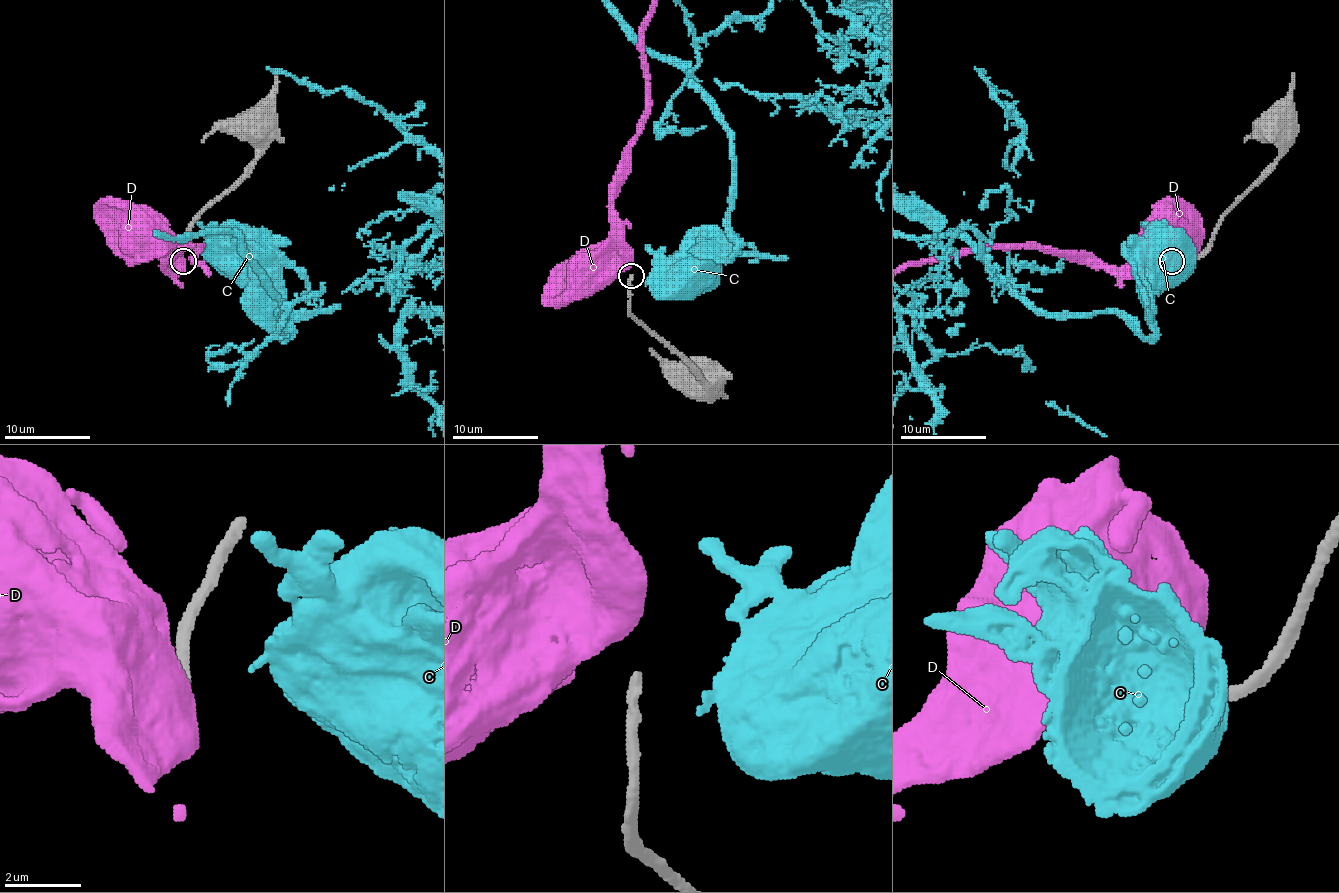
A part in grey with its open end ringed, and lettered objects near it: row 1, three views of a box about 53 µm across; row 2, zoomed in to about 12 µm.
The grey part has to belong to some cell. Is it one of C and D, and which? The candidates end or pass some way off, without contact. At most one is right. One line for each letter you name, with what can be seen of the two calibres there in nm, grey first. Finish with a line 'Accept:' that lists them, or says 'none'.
Accept: none

